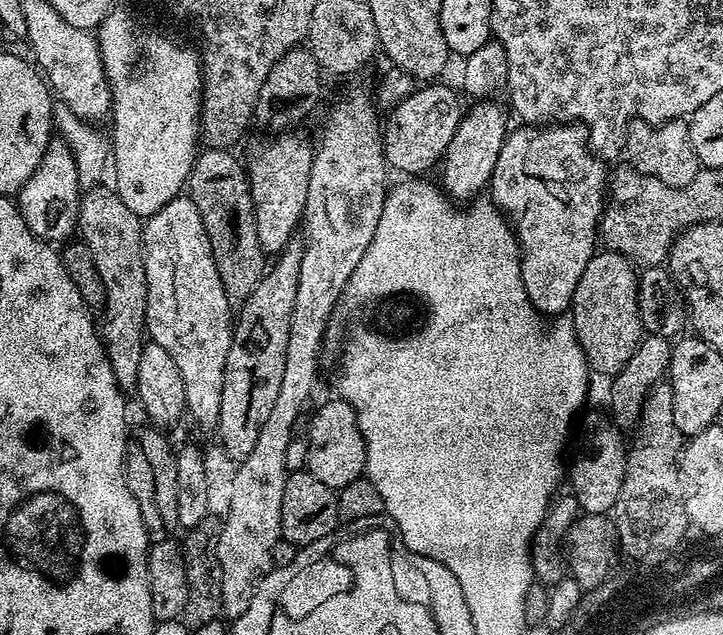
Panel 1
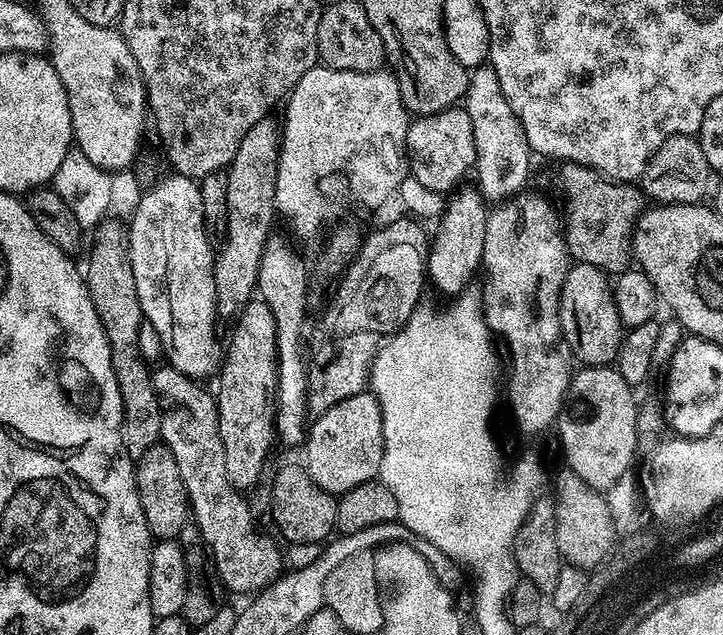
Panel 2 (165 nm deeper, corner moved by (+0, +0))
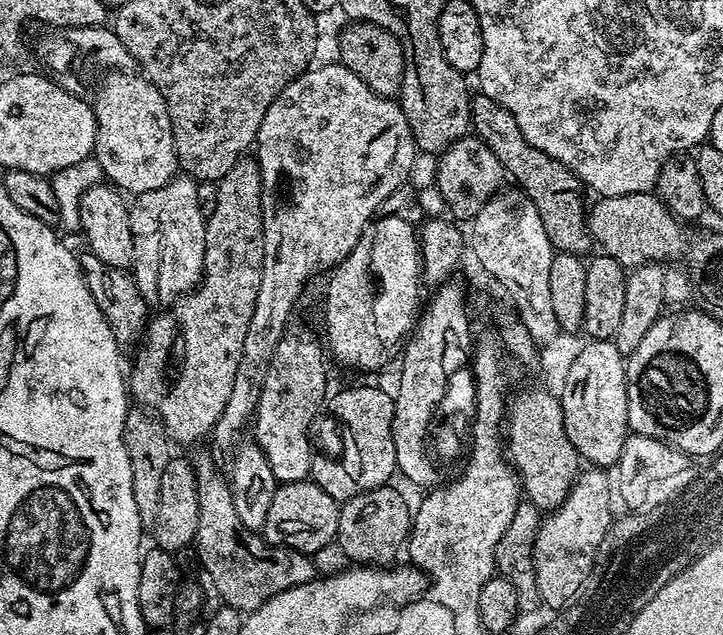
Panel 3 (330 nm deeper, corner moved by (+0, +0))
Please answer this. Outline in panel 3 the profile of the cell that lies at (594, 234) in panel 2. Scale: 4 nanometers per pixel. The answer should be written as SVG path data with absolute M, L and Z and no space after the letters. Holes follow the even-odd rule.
M473 95L471 131L480 137L483 144L490 146L494 158L498 158L505 173L511 179L513 176L520 191L528 195L530 202L534 202L534 210L538 210L538 218L542 218L542 226L546 226L546 234L556 252L584 254L588 247L593 247L594 241L588 235L588 217L584 204L586 192L580 179L562 162L538 150L538 146L530 146L522 130L518 130L514 114L510 114L506 106L494 102L494 98L489 96Z

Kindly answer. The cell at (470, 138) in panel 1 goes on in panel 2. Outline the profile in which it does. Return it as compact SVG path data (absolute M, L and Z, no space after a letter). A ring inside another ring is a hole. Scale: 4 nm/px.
M460 190L447 201L443 215L436 225L436 236L431 237L426 257L426 276L436 283L440 292L456 292L460 294L472 280L472 275L479 273L484 258L486 242L486 222L488 221L489 205L479 191L464 192Z

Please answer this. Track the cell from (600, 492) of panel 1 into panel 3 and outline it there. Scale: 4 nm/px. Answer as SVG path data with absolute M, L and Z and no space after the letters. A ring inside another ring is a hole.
M589 339L574 364L567 371L566 384L559 392L562 418L566 426L566 438L574 446L581 461L605 470L615 469L620 461L622 446L630 434L628 426L628 373L626 358L616 349L612 340Z

